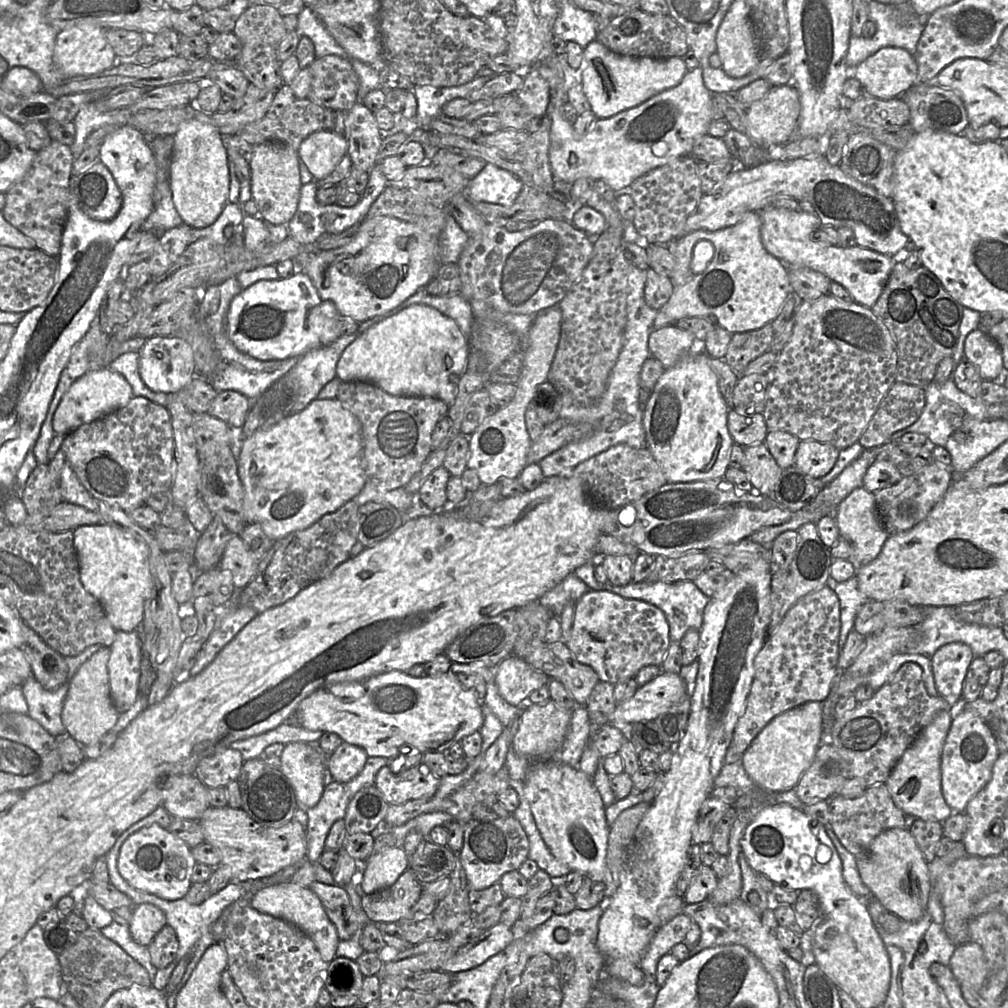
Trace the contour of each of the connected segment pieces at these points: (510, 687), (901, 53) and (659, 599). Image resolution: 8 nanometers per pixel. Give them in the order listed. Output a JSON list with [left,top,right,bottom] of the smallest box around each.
[[495,655,550,706],[851,47,918,99],[605,581,710,642]]

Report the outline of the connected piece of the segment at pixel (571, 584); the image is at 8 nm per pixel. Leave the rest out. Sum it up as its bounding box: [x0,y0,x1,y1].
[538,572,591,618]

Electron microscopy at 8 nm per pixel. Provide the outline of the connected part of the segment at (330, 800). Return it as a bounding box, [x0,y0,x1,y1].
[297,757,392,863]

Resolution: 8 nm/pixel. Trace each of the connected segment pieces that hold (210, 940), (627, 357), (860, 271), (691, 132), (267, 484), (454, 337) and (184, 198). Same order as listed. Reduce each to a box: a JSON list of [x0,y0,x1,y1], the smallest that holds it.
[[106,828,244,991],[538,263,658,478],[759,206,896,308],[549,66,713,193],[238,399,368,541],[336,304,469,406],[170,119,229,229]]

